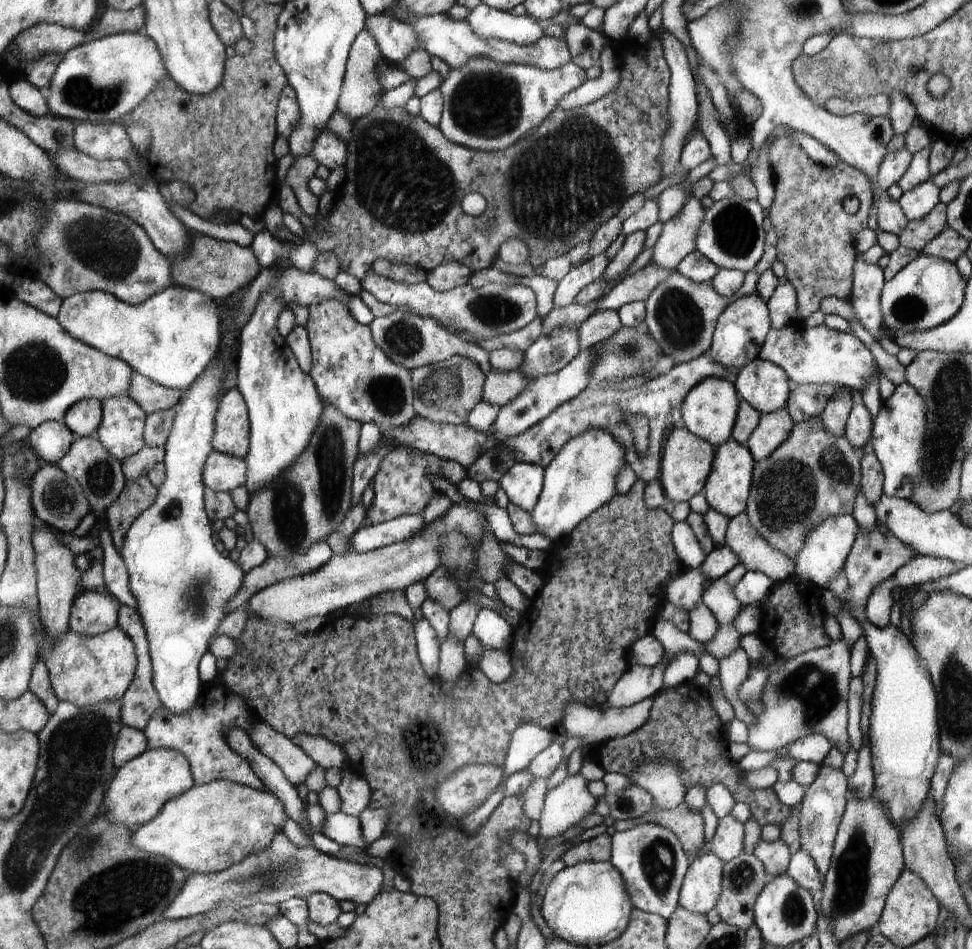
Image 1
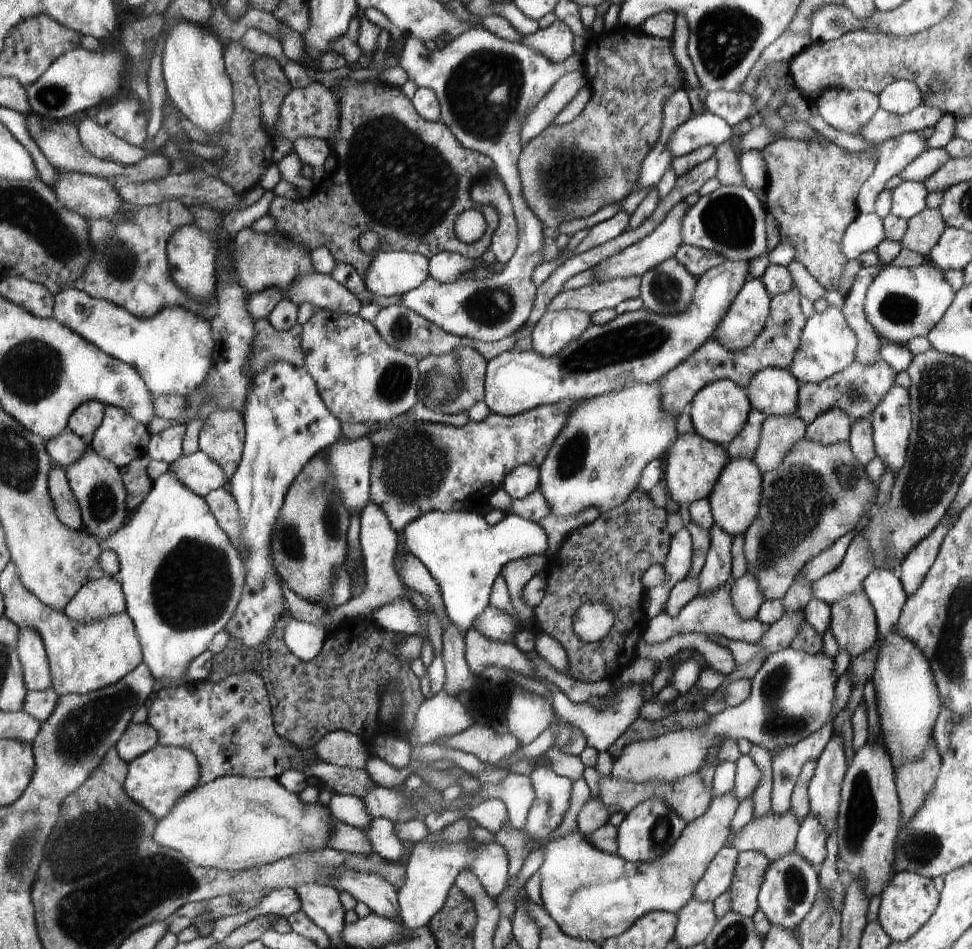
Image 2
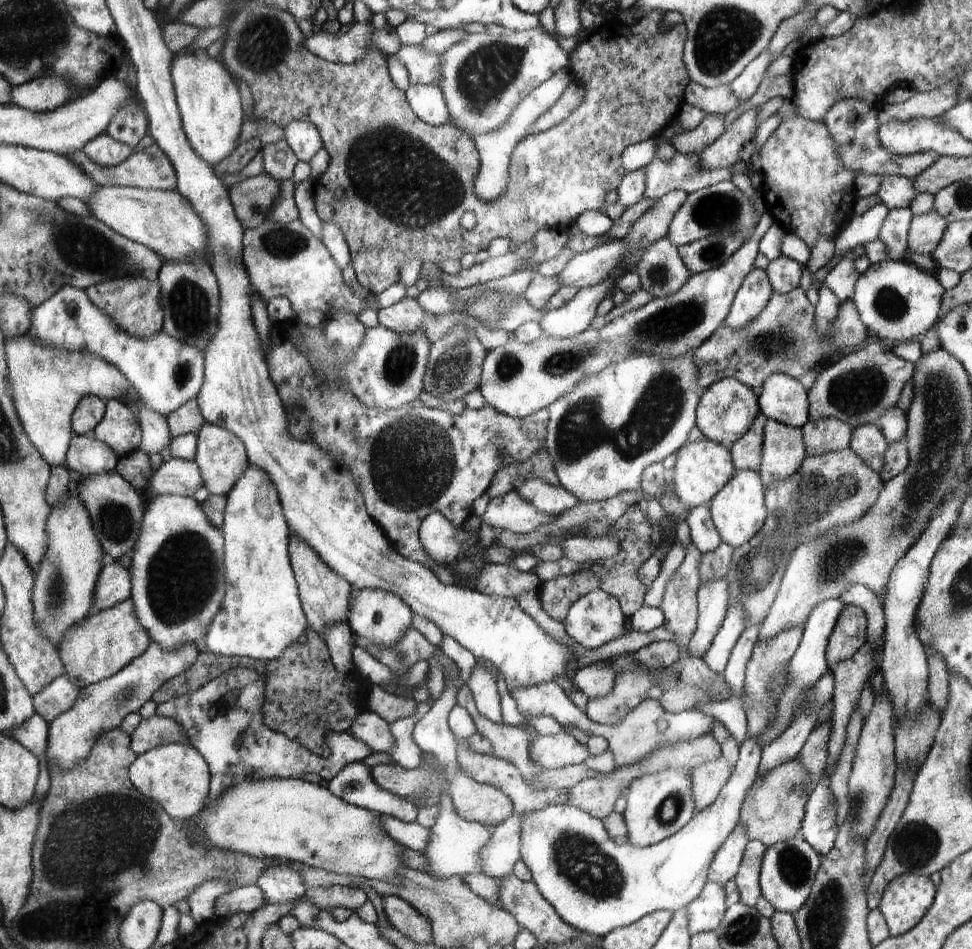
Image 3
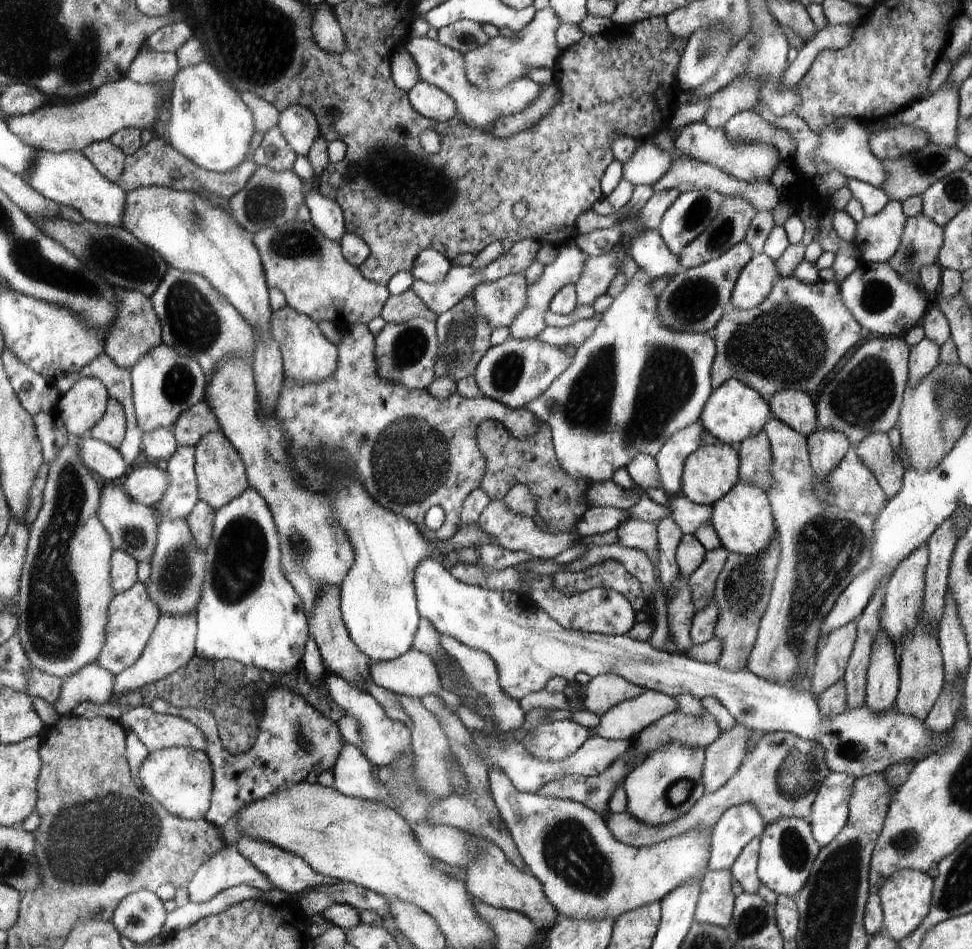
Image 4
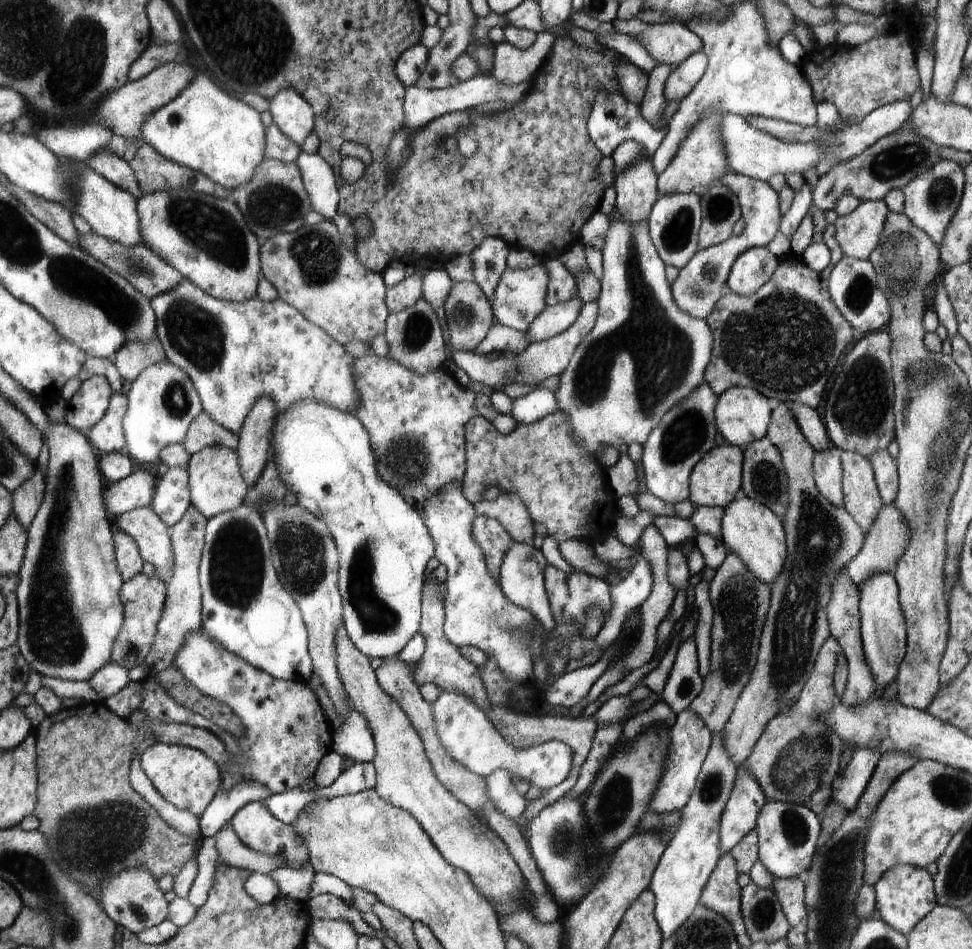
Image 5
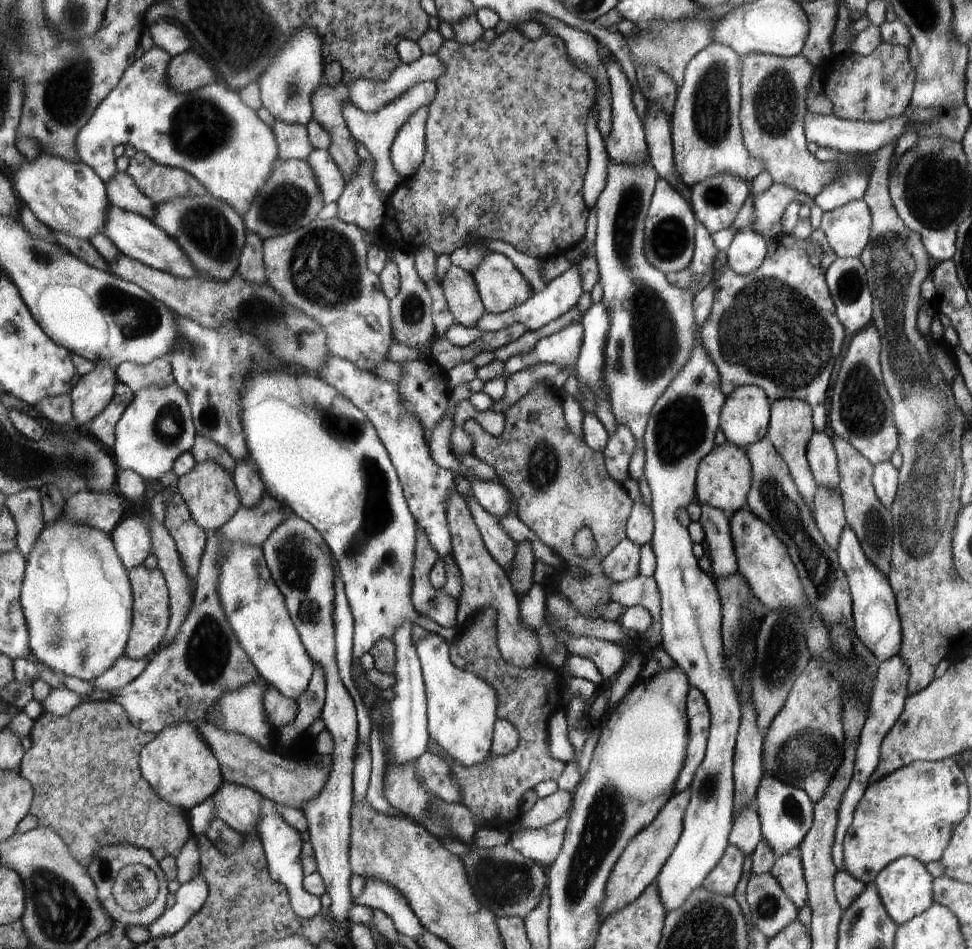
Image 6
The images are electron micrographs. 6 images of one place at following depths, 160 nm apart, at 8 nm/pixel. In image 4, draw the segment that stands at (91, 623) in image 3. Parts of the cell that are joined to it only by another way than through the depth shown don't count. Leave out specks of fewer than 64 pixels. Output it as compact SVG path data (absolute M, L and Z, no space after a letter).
M137 582L134 587L114 595L108 609L106 644L96 662L114 676L134 666L141 658L154 634L156 623L162 618L159 606L151 598L146 584Z

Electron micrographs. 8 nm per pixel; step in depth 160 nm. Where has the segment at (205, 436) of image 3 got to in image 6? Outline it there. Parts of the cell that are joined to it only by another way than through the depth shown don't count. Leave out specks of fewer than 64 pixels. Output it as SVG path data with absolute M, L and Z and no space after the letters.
M210 459L206 463L196 463L192 471L179 476L177 492L186 501L196 524L199 524L208 534L226 524L242 506L233 473L229 473L227 469L213 463Z

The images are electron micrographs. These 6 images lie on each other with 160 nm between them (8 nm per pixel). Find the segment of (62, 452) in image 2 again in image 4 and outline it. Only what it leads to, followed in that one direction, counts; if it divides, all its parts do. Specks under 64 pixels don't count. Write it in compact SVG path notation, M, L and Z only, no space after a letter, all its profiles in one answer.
M90 435L79 439L79 456L83 464L100 475L106 483L114 483L125 476L127 464L117 449Z

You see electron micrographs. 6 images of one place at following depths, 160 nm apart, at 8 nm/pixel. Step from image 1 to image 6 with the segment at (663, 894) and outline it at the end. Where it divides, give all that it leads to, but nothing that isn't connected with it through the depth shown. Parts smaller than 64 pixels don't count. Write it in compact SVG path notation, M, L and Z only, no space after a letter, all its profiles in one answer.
M690 686L687 694L687 758L676 782L674 795L685 791L694 782L695 772L706 758L710 738L711 711L700 689Z

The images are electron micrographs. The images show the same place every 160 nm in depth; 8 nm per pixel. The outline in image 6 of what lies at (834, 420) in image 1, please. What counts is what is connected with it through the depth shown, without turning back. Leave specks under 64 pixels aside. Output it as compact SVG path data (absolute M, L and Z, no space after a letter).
M819 486L813 500L812 516L829 547L837 551L847 526L842 495L834 489Z

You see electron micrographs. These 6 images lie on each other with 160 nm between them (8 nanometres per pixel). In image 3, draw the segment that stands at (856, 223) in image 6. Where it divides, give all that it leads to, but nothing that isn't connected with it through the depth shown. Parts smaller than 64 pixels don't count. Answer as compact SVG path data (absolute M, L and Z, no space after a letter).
M910 207L889 209L878 235L878 239L886 245L888 259L906 260L907 238L912 217Z

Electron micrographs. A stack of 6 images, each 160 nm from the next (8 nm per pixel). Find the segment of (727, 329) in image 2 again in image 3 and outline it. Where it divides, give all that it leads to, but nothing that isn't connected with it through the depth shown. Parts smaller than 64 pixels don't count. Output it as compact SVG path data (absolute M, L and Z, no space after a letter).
M754 268L743 280L742 286L731 304L726 323L732 329L741 329L762 314L774 294L769 276L764 269Z

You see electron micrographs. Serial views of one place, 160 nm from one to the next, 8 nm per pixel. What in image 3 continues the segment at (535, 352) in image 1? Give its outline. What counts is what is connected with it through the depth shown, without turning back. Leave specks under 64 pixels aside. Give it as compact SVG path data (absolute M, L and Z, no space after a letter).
M615 280L603 282L589 289L579 289L576 296L563 307L546 309L538 322L543 335L563 339L585 331L597 317L598 305Z

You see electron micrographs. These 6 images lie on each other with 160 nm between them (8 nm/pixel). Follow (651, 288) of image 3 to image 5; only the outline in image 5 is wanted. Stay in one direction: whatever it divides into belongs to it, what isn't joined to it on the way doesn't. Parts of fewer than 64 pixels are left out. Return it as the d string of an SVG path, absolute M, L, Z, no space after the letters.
M645 156L631 169L614 179L617 199L613 211L607 216L610 221L623 217L630 223L649 222L649 216L659 194L657 176L650 157Z

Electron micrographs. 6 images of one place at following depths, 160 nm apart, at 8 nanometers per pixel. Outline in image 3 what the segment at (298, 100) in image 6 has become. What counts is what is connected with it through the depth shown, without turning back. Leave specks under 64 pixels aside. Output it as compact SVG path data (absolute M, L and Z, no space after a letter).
M290 121L284 128L285 139L299 160L312 160L323 147L319 129L311 121Z

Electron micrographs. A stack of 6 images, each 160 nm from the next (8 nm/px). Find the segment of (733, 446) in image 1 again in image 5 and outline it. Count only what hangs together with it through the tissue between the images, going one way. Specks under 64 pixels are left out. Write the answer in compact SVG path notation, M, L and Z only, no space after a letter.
M742 495L725 508L721 522L721 540L736 553L758 580L771 586L784 571L787 560L787 537L784 524L773 510L751 497Z

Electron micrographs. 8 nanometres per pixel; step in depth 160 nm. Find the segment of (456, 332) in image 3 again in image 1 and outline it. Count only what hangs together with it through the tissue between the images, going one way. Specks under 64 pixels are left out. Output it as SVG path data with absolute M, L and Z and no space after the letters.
M455 355L448 360L428 364L413 372L414 408L419 418L447 424L467 424L468 414L482 400L484 374L466 356Z

